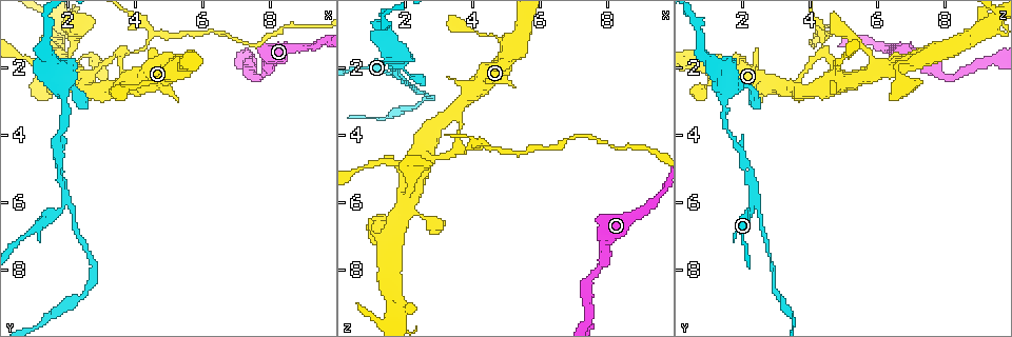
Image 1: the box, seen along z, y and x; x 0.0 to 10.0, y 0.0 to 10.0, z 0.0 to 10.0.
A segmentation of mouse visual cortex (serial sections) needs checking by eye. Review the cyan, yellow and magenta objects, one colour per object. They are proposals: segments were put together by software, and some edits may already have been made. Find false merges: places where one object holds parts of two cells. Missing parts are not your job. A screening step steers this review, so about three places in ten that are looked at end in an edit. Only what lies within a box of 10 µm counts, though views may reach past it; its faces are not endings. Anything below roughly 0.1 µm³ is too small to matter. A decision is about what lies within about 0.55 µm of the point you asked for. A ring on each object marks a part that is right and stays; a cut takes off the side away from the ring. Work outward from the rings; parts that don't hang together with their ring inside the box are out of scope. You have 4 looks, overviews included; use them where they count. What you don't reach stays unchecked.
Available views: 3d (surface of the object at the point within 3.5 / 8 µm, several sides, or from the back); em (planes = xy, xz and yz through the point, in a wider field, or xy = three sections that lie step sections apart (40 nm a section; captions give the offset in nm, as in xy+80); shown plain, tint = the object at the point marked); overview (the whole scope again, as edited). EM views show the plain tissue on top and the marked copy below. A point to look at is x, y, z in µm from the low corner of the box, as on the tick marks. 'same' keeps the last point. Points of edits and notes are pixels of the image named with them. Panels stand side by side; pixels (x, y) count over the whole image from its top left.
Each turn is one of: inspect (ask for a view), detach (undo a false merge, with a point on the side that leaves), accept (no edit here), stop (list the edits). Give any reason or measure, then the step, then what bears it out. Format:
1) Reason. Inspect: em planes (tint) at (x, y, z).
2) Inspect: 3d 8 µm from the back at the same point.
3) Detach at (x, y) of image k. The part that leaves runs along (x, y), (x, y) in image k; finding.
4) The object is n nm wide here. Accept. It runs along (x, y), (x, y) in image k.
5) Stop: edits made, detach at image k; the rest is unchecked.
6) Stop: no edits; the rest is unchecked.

Inspect: 3d 3.5 µm at (3.40, 2.60, 3.40).

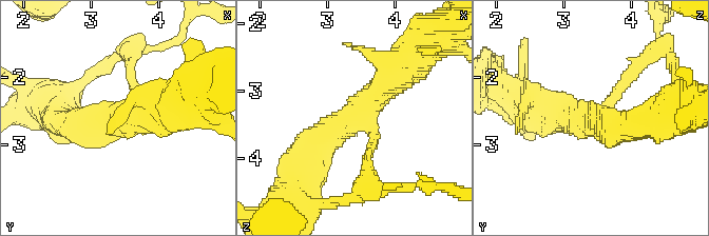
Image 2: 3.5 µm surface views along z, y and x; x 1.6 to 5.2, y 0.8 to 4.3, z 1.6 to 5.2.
Shape alone is not enough. Inspect: em xy step 2 (tint) at (3.45, 2.65, 3.35).

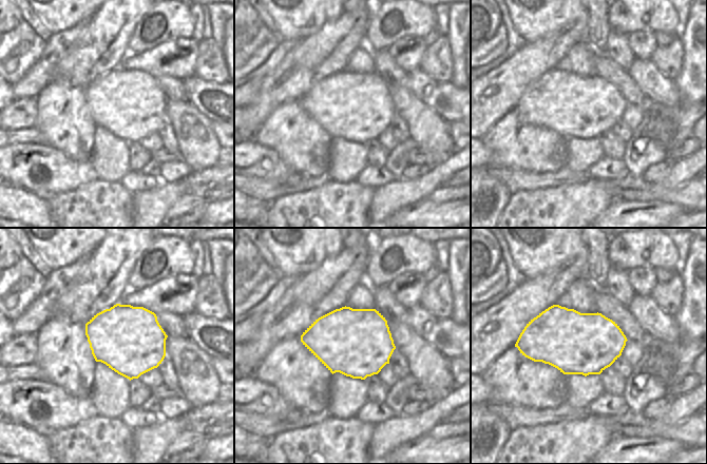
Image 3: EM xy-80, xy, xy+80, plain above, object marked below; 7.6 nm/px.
The arms are 150, 450, 450 nm wide. Accept. It runs along (405, 65), (311, 145), (307, 162) in image 2; continuous, no second cell.

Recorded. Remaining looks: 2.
Abrupt turn. Inspect: 3d 8 µm at (1.95, 6.10, 2.45).

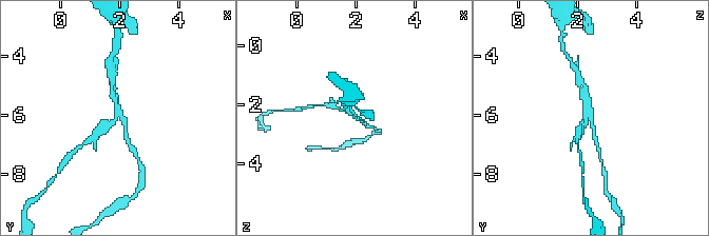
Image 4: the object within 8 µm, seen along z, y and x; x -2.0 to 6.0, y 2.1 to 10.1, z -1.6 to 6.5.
Inspect: em xy step 3 (tint) at the same point.

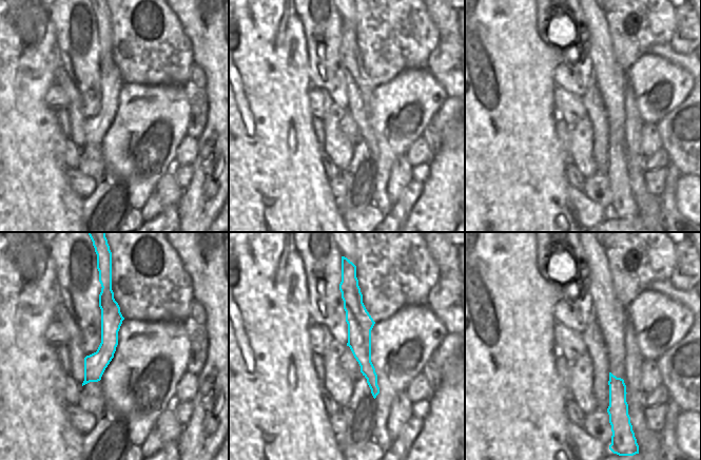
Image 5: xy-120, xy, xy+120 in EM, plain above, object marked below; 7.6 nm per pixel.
Detach at (115, 51) of image 4. The part that leaves runs along (111, 78), (109, 60), (117, 39) in image 4; a second cell is stuck on.

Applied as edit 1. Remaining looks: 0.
Stop: edits made, detach at image 4; the rest is unchecked.

